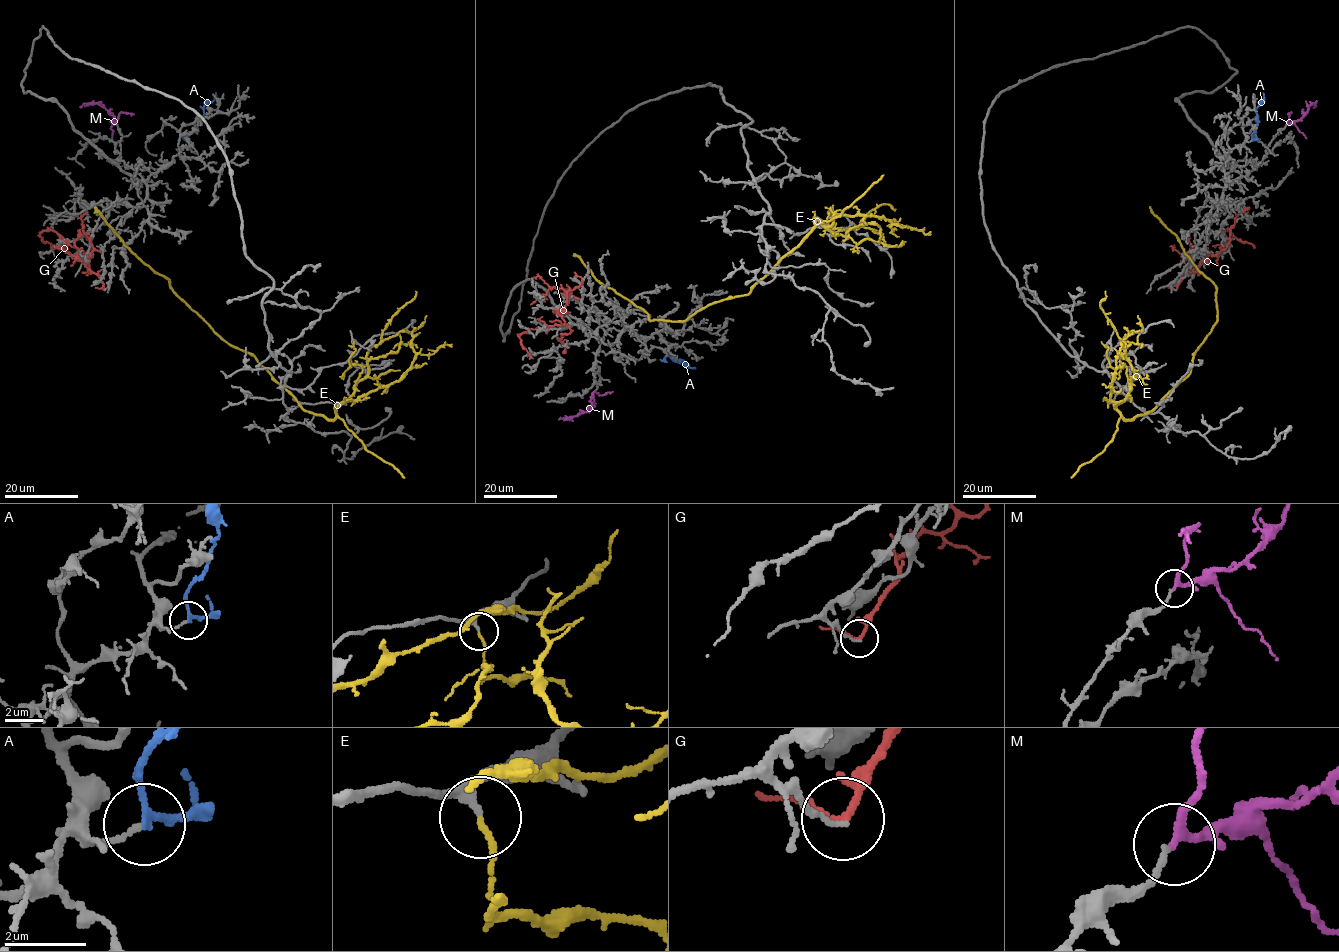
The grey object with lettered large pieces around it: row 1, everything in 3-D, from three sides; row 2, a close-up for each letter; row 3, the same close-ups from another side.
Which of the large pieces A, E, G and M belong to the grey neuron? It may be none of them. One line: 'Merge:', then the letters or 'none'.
Merge: M

